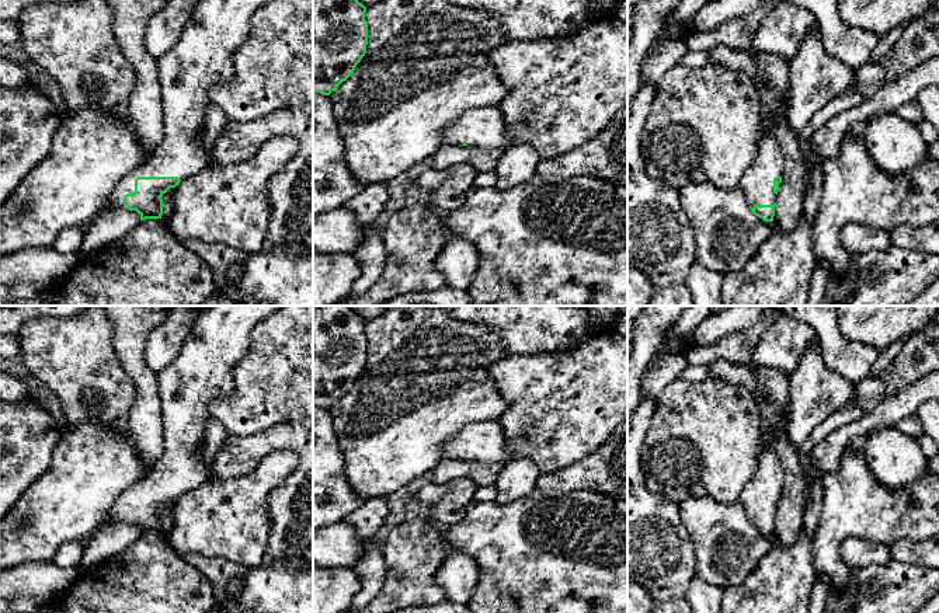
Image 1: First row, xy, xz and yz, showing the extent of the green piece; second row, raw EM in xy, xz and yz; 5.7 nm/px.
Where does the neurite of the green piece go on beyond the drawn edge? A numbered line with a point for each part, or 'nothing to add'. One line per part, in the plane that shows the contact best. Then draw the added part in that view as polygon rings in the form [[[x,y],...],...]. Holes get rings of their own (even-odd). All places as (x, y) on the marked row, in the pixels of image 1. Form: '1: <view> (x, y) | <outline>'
1: xy (204, 56) | [[[199,0],[178,42],[157,59],[164,139],[149,161],[125,175],[114,188],[109,203],[124,208],[124,196],[135,192],[138,177],[178,177],[180,182],[206,167],[202,143],[202,122],[211,105],[208,91],[229,81],[234,73],[234,52],[251,27],[253,14],[272,0]]]

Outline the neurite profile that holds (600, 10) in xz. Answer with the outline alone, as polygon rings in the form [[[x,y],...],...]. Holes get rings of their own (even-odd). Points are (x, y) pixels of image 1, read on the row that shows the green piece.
[[[587,0],[591,11],[590,20],[581,27],[587,28],[598,21],[615,18],[615,8],[619,0]]]

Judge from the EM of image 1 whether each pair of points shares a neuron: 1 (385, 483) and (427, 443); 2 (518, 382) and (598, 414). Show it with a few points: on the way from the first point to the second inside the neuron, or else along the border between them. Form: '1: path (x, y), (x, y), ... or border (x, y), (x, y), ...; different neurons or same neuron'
1: path (395, 473), (417, 450); same neuron
2: path (538, 387), (559, 404), (578, 404); same neuron

